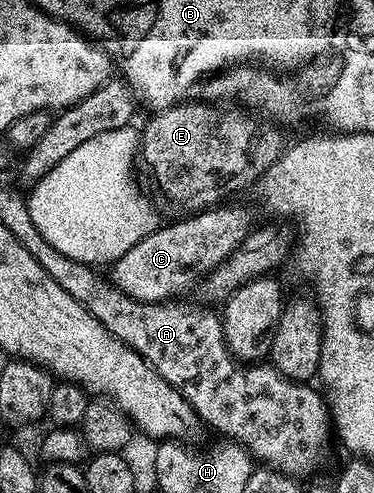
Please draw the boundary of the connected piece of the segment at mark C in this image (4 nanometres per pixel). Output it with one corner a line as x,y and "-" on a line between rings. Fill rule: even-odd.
229,204
212,206
187,215
186,219
174,224
161,225
132,246
128,254
109,265
109,281
129,298
150,303
167,301
174,292
190,284
195,285
202,276
234,253
255,227
256,221
250,209

